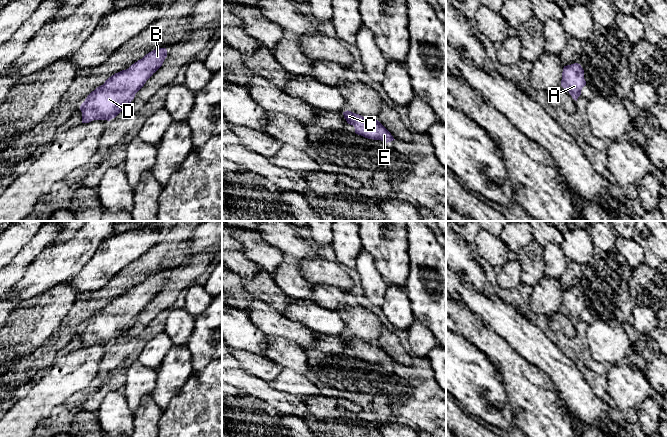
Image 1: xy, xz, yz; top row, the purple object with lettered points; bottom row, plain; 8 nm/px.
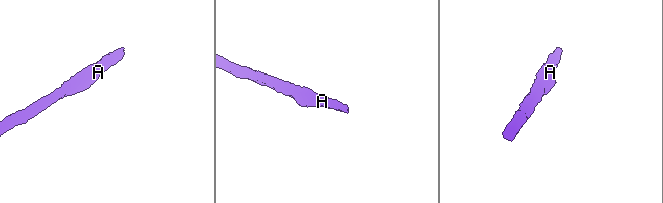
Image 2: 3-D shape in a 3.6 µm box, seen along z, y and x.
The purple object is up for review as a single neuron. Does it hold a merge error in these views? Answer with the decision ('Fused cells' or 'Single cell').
Single cell

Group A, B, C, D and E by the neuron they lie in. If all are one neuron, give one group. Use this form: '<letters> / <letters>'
A B C D E

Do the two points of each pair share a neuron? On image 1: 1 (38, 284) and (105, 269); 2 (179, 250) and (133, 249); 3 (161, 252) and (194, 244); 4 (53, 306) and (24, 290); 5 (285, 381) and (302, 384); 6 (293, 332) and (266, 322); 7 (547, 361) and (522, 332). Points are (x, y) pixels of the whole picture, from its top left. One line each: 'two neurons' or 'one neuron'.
1: two neurons
2: two neurons
3: two neurons
4: two neurons
5: one neuron
6: one neuron
7: one neuron

